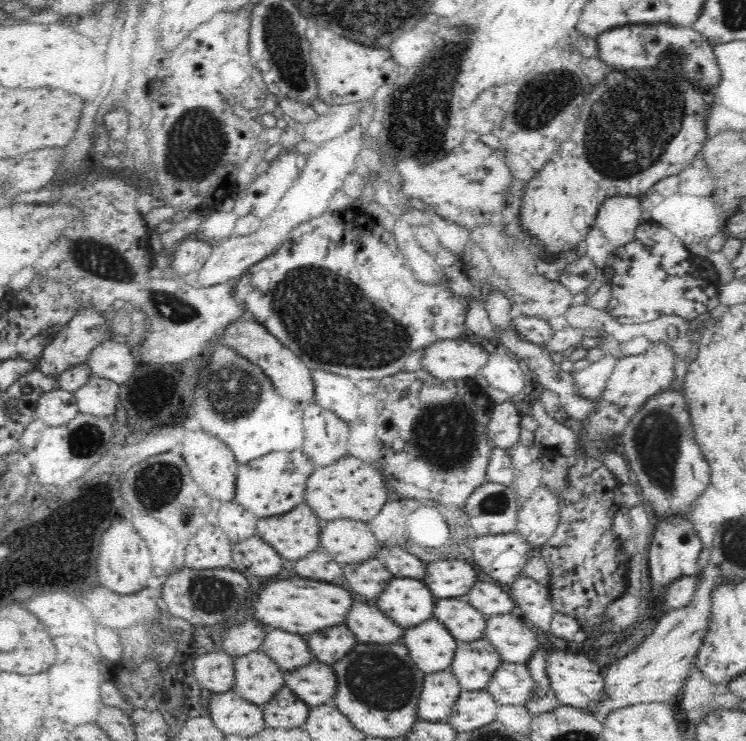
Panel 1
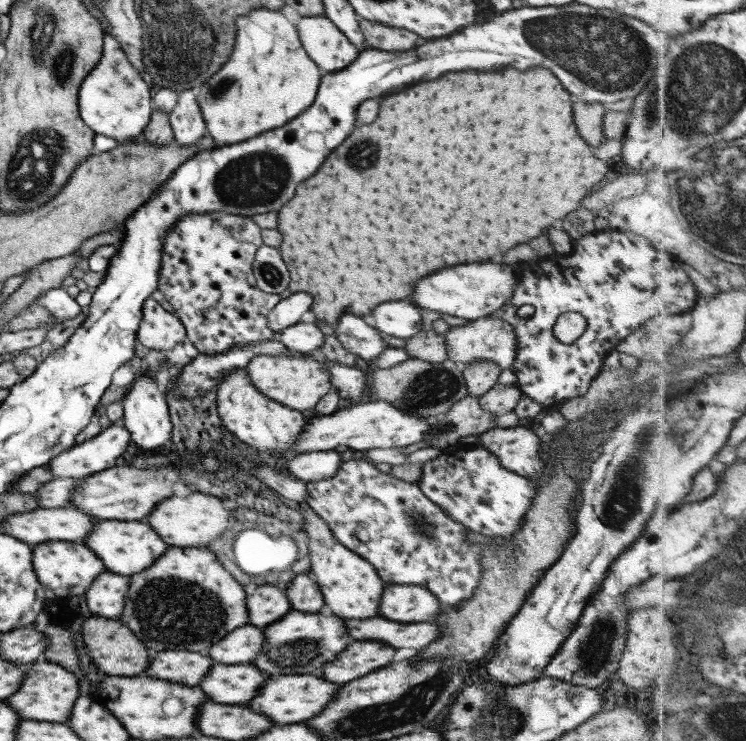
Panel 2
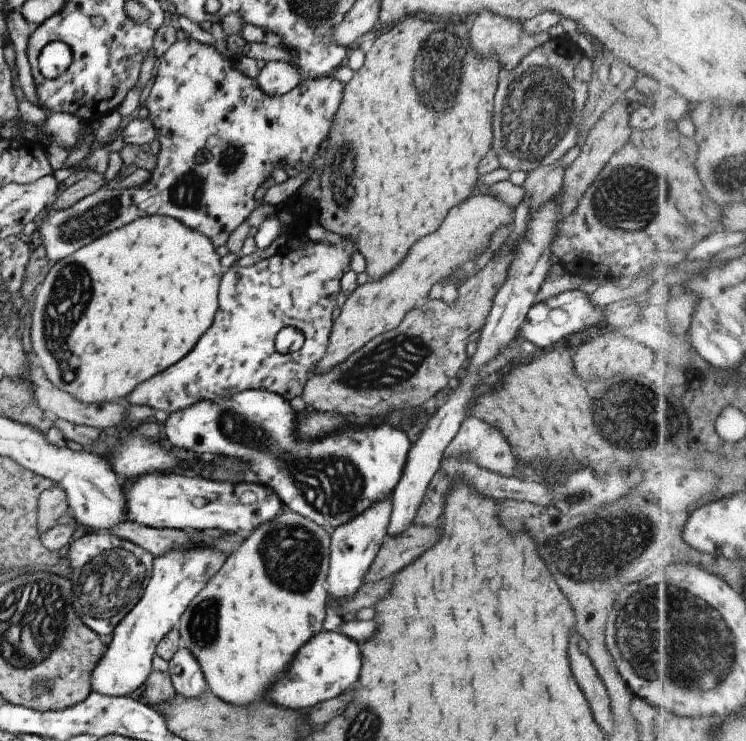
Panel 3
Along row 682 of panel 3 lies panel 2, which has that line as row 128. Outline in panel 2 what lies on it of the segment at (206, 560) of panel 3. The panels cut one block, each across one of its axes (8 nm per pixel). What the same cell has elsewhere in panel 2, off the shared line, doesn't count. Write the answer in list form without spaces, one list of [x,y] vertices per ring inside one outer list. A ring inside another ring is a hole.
[[[106,33],[102,58],[79,88],[79,113],[83,122],[96,135],[114,138],[118,143],[137,142],[150,124],[154,108],[153,90],[145,75],[140,74],[127,60],[120,43],[110,33]]]

